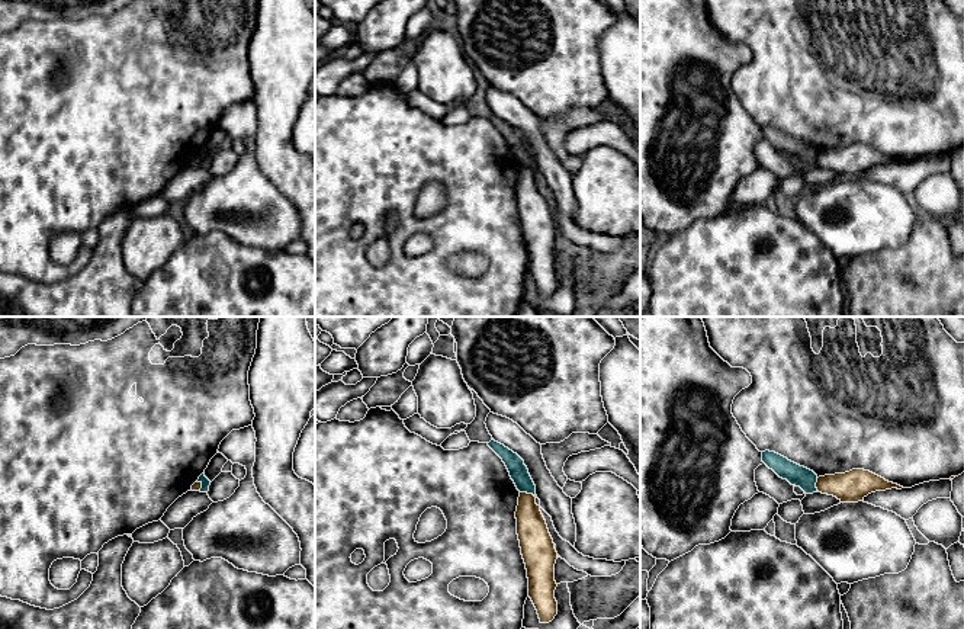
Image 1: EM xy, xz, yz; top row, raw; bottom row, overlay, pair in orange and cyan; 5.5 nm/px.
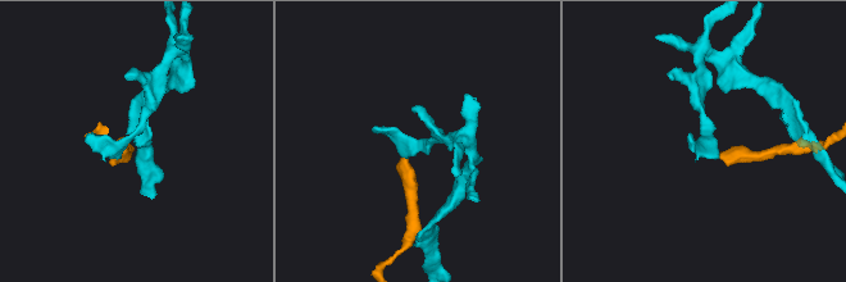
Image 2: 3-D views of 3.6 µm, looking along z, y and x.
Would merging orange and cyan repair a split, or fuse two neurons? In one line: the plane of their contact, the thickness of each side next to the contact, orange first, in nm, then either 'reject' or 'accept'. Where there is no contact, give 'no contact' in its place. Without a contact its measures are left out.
xz | 170/110 nm | reject

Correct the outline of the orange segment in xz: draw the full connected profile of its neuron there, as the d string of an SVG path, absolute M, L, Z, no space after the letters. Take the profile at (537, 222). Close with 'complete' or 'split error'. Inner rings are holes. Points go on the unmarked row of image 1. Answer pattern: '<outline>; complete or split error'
M520 167L515 193L521 230L527 244L528 272L537 285L540 298L549 298L557 289L555 273L557 227L533 169Z; complete

